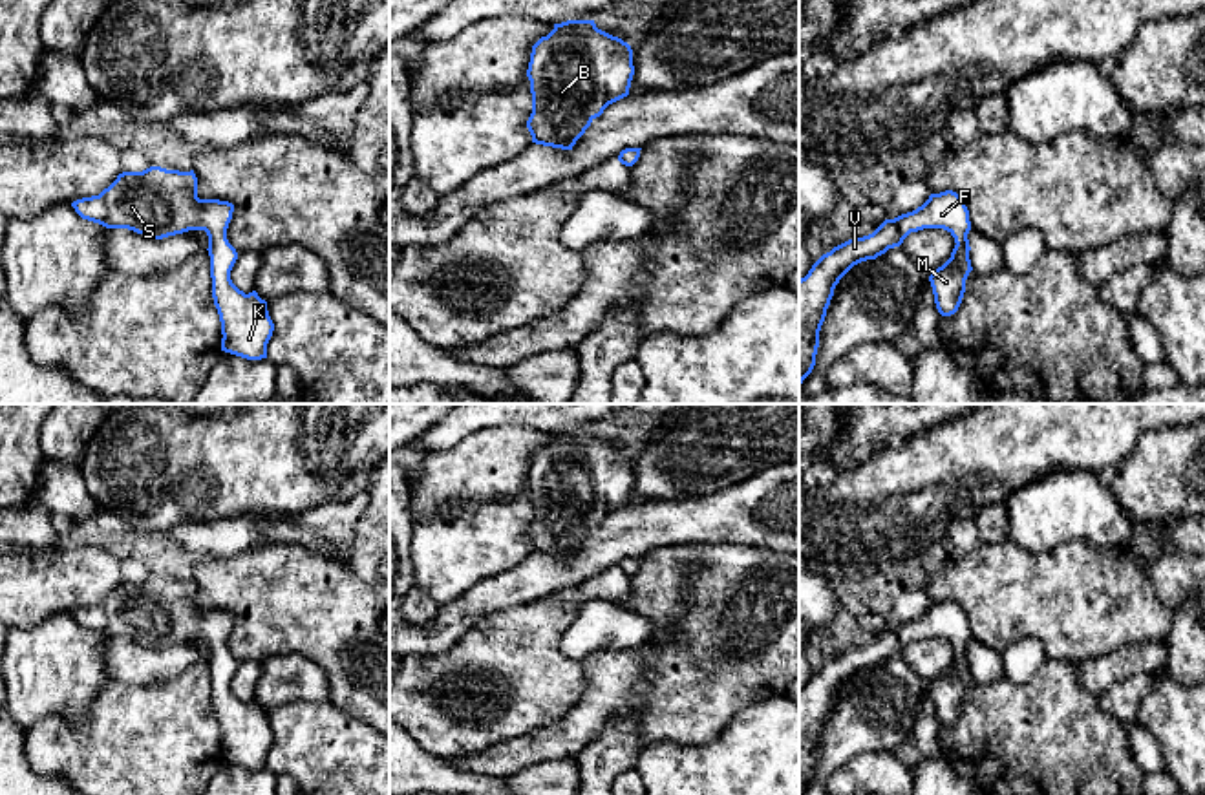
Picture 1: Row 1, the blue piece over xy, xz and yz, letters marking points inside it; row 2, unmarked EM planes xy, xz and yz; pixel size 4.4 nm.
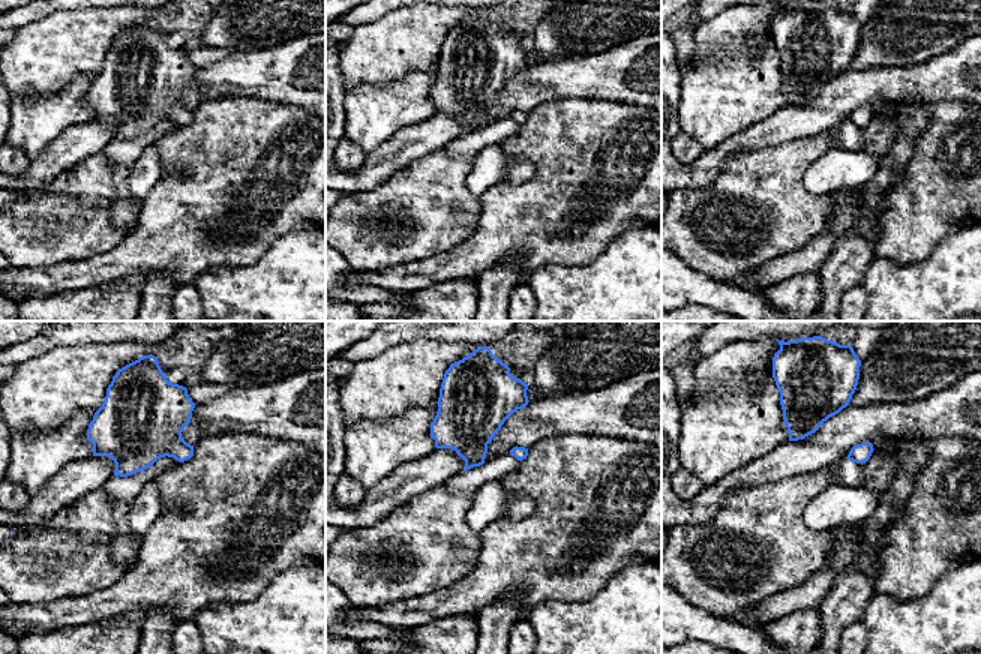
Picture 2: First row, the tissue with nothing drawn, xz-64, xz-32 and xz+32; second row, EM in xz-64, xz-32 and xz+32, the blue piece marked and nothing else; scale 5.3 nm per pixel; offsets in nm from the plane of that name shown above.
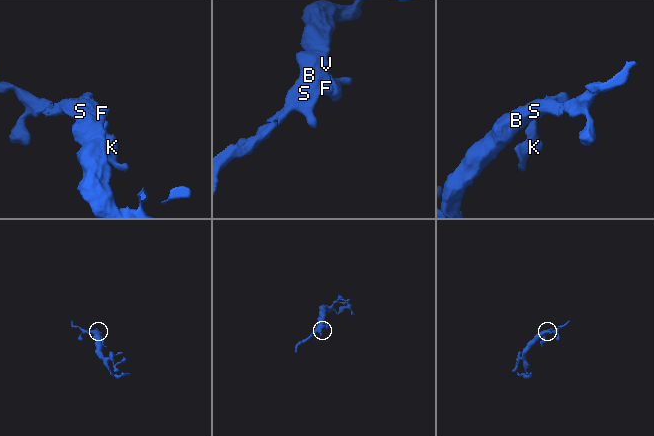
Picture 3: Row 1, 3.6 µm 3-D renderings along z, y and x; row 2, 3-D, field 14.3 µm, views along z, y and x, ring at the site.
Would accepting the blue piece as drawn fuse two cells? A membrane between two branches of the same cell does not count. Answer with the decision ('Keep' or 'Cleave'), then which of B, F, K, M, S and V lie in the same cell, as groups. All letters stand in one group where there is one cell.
Keep. Groups: B F K M S V

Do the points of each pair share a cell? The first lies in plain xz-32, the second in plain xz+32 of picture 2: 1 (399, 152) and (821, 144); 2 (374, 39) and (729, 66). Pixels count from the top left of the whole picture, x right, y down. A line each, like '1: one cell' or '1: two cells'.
1: two cells
2: two cells

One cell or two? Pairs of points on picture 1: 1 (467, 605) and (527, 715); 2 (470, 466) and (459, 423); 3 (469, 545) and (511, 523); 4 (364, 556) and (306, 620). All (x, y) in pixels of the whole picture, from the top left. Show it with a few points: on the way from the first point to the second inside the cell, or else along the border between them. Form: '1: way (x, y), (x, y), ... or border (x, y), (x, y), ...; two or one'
1: border (516, 605), (485, 614), (445, 651); two
2: border (505, 426), (485, 426), (450, 446), (423, 454); two
3: way (479, 543), (500, 529); one
4: border (346, 558), (351, 571), (370, 589); two

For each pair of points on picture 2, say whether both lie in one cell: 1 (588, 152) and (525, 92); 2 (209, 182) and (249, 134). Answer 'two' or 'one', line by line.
1: two
2: one

